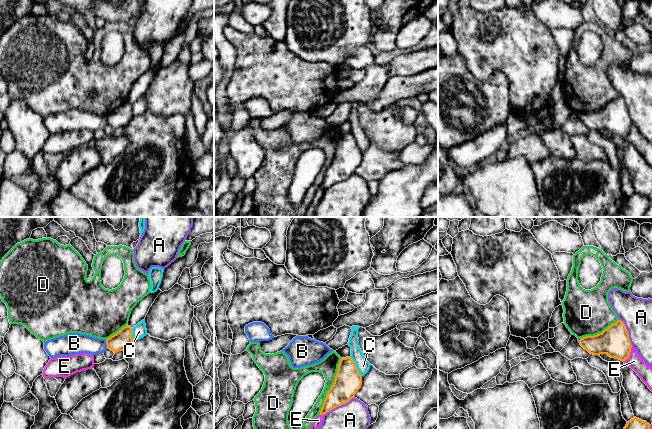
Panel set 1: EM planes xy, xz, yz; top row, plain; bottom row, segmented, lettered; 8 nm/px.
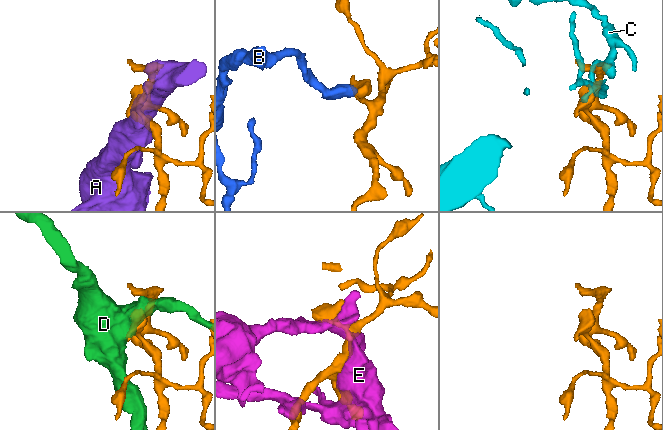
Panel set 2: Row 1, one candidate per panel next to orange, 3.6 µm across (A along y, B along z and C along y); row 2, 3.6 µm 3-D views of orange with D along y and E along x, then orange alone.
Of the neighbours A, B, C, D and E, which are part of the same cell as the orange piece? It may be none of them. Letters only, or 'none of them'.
none of them

